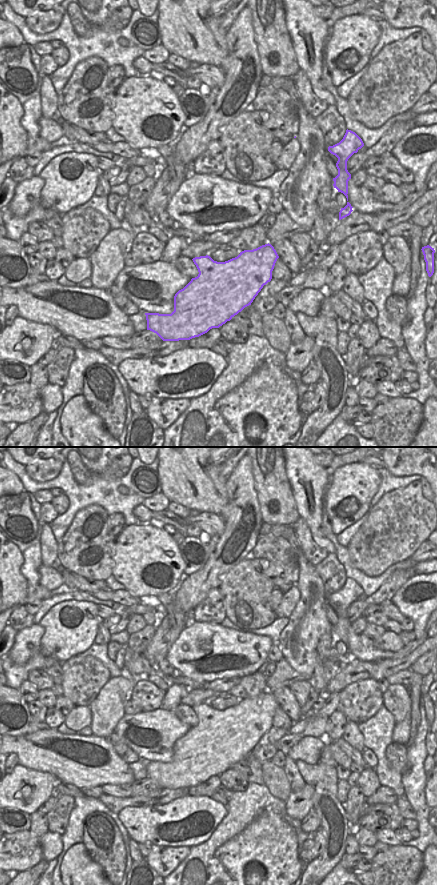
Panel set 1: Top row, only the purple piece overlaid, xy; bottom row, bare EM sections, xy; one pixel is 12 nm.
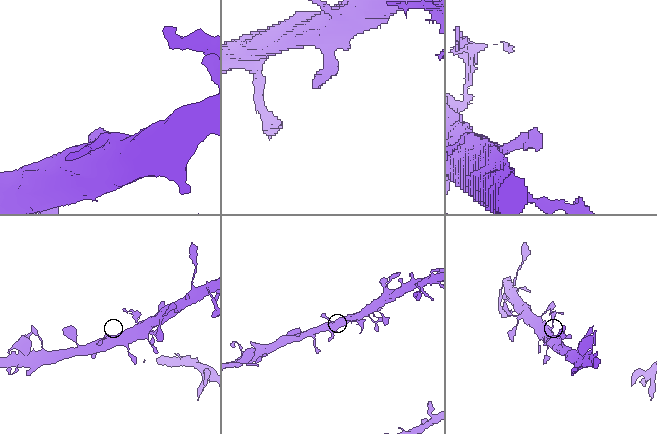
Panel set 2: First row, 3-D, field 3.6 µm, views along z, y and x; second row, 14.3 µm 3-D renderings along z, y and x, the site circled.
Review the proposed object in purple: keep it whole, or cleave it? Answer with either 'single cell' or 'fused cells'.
fused cells

